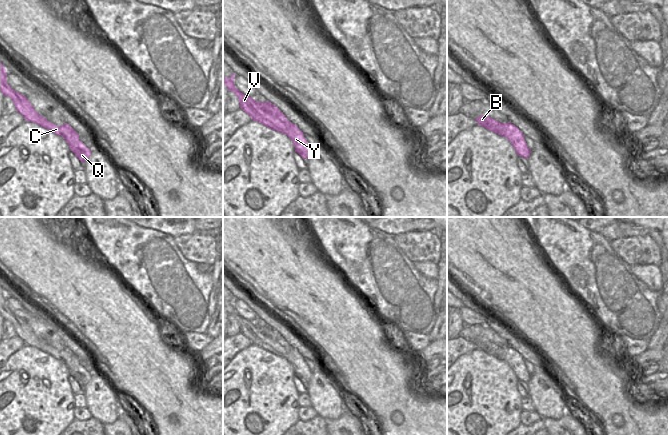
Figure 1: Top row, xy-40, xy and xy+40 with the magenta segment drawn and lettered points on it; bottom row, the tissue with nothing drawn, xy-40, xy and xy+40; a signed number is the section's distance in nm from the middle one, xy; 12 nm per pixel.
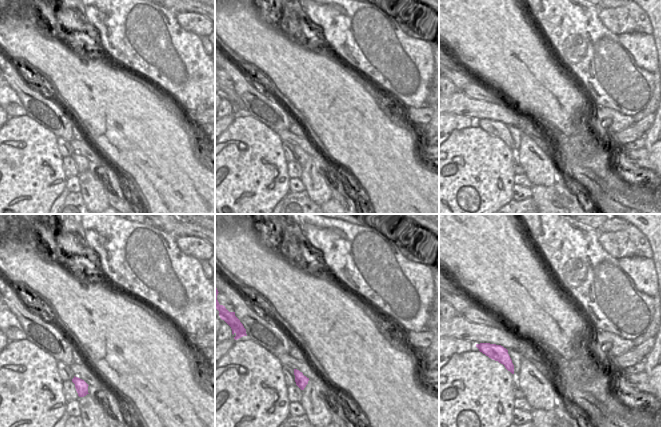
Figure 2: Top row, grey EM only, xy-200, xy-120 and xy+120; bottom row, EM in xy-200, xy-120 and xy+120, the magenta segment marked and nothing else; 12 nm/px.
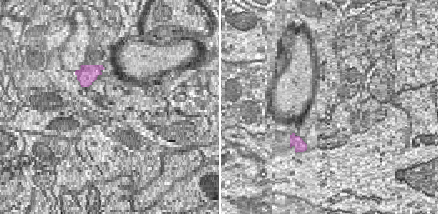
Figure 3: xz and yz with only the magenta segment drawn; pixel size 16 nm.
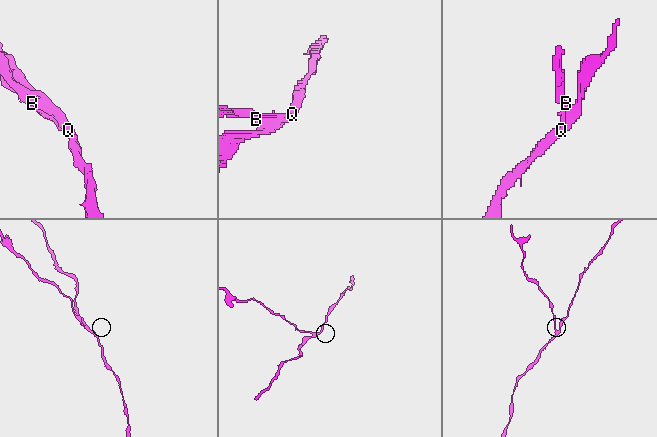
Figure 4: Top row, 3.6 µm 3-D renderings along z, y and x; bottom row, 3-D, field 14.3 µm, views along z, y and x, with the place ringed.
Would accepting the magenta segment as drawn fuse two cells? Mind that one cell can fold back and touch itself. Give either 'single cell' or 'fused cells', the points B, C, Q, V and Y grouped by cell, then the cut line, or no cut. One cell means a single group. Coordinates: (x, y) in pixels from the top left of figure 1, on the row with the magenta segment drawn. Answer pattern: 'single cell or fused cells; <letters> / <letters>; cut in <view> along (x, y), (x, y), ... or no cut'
fused cells; B C V / Q Y; cut in xy along (292, 123), (285, 133)

